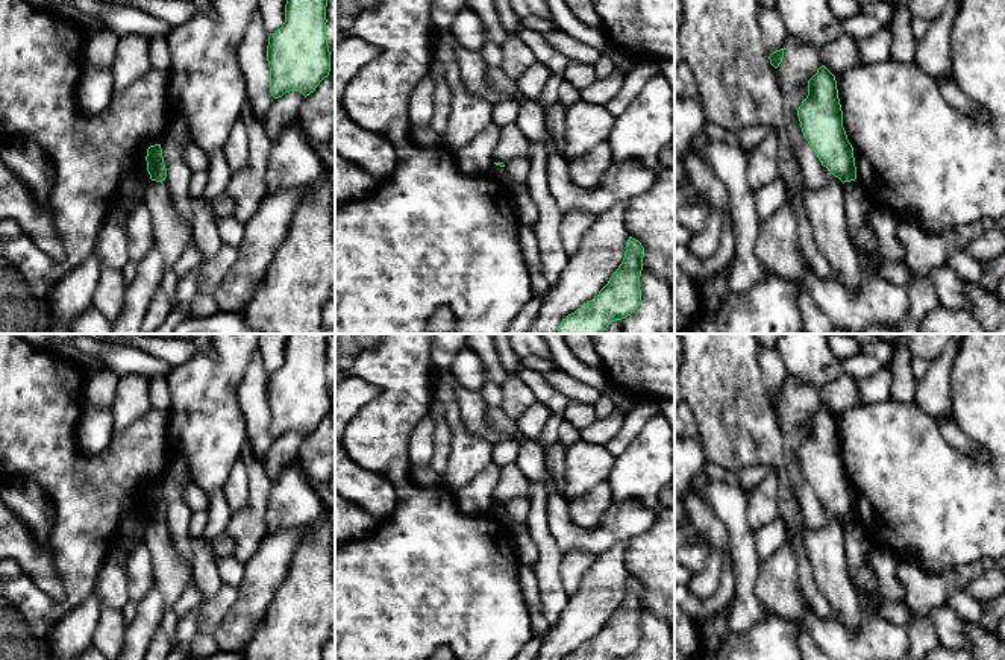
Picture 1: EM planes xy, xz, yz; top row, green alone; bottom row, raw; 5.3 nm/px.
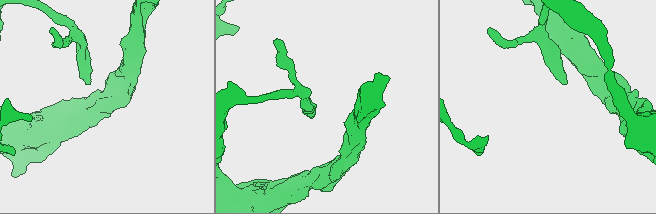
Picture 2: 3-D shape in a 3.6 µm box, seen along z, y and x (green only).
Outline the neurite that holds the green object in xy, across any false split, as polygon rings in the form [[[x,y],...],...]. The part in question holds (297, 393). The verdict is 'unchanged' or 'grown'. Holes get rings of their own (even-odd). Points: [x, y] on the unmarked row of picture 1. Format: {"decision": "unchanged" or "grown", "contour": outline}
{"decision": "unchanged", "contour": [[[288,334],[285,363],[268,375],[267,401],[270,407],[270,432],[274,438],[299,431],[305,437],[315,431],[329,416],[330,391],[326,376],[326,346],[330,334]]]}

